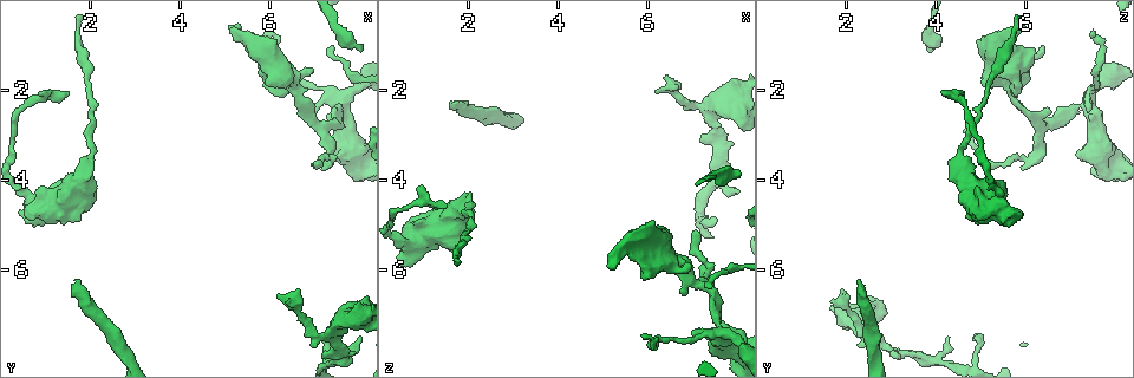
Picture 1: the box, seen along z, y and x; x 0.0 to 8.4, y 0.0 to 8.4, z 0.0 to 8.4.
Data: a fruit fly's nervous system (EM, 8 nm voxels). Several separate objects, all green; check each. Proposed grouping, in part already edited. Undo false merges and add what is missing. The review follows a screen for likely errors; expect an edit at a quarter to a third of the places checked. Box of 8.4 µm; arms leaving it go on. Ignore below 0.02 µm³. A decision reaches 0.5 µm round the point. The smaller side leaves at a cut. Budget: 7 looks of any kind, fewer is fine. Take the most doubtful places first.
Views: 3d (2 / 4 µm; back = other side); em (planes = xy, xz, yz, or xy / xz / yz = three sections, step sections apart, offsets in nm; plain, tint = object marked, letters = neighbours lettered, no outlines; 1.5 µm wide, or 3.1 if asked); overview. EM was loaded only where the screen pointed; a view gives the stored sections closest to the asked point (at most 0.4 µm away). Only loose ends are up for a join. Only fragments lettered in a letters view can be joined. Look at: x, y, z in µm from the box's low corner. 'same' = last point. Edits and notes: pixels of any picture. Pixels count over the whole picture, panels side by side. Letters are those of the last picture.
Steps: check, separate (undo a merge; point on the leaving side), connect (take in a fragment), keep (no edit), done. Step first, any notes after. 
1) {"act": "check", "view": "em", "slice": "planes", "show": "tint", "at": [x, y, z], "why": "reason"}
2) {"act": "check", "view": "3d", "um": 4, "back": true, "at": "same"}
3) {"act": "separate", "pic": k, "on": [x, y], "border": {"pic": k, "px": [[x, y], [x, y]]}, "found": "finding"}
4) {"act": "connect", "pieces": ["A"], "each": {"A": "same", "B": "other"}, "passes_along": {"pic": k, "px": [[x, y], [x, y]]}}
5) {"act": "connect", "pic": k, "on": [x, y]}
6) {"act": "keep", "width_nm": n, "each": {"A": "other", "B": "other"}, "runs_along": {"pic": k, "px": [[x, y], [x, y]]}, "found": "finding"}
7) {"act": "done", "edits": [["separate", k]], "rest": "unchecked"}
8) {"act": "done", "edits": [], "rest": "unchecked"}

{"act": "check", "view": "3d", "um": 2, "at": [1.70, 6.25, 2.30], "why": "end of a long branch"}

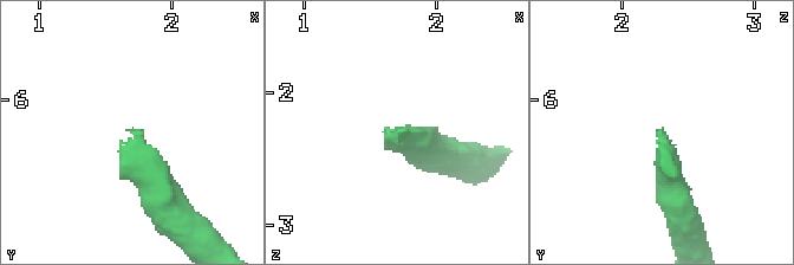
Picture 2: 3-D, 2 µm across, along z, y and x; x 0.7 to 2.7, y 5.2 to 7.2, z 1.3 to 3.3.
{"act": "check", "view": "em", "slice": "planes", "show": "letters", "at": [1.76, 6.22, 2.30], "why": "now the EM"}

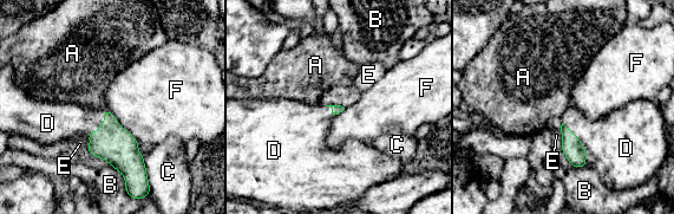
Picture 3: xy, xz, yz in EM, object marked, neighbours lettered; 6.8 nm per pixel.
{"act": "connect", "pieces": ["D"], "each": {"A": "other", "B": "other", "C": "other", "D": "same", "E": "other", "F": "other"}, "found": "the neuron continues"}

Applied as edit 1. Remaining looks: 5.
{"act": "check", "view": "overview", "why": "see it whole again"}

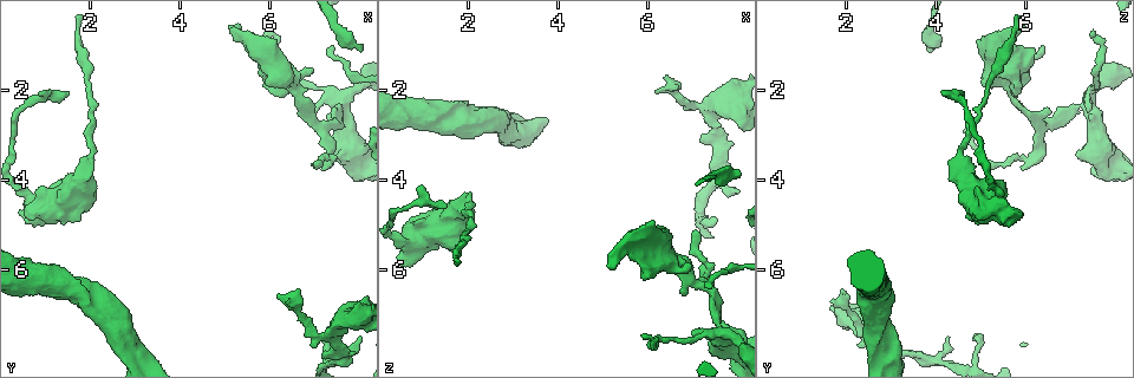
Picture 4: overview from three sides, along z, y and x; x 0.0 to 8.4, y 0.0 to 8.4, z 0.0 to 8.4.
{"act": "check", "view": "3d", "um": 4, "back": true, "at": [6.20, 6.50, 2.00], "why": "an open end"}

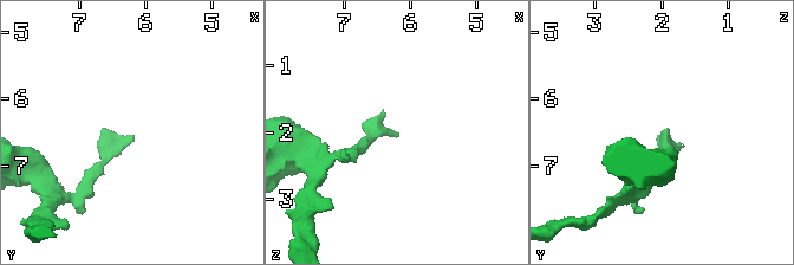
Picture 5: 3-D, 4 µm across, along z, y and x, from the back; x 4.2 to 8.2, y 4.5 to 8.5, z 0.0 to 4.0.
{"act": "check", "view": "em", "slice": "xy", "step": 8, "show": "letters", "at": [6.15, 6.55, 2.05]}

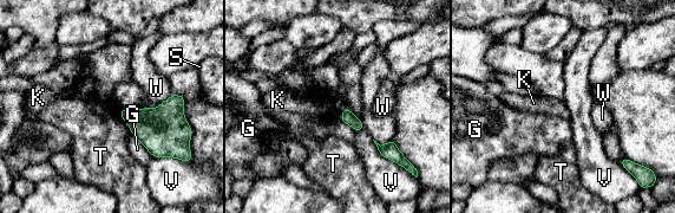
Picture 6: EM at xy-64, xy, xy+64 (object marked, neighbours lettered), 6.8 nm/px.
{"act": "check", "view": "em", "slice": "planes", "show": "letters", "at": "same", "why": "cut it another way"}

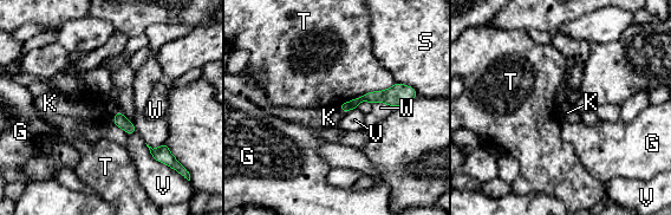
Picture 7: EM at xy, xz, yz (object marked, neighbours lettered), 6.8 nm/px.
{"act": "connect", "pieces": ["K"], "longest_contact_nm": ["T", 440], "each": {"G": "other", "K": "same", "S": "other", "T": "other", "V": "other", "W": "other"}, "passes_along": {"pic": 7, "px": [[121, 121], [116, 115], [93, 109]]}, "found": "the neuron continues"}

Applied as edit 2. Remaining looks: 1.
{"act": "check", "view": "em", "slice": "planes", "show": "letters", "at": [7.55, 7.50, 4.90], "why": "free end"}

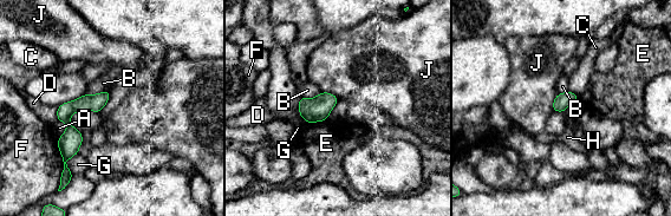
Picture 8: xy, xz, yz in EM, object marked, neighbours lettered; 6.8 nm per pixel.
{"act": "keep", "width_nm": 110, "each": {"A": "other", "B": "other", "C": "other", "D": "other", "E": "other", "F": "other", "G": "other", "H": "other", "J": "other"}, "border": {"pic": 8, "px": [[558, 93], [553, 102], [552, 111]]}, "found": "none of them fits"}

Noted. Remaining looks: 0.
{"act": "done", "edits": [["connect", 3], ["connect", 7]], "rest": "unchecked"}

